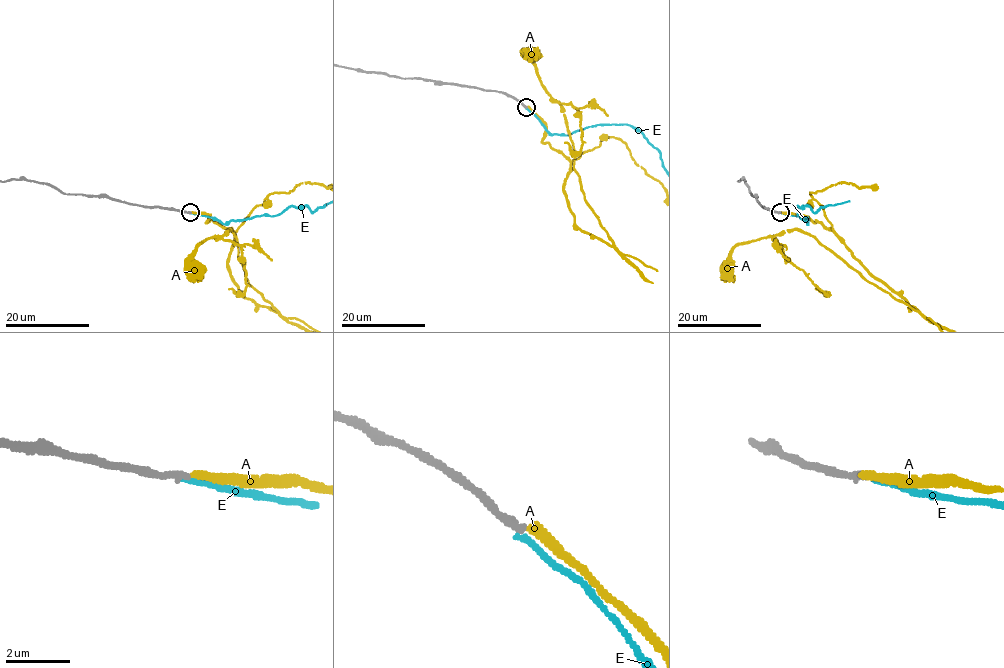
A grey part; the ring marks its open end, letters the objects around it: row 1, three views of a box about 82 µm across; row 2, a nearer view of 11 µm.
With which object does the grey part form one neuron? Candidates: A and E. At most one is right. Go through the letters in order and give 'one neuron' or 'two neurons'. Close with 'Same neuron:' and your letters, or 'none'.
A: two neurons
E: two neurons
Same neuron: none

